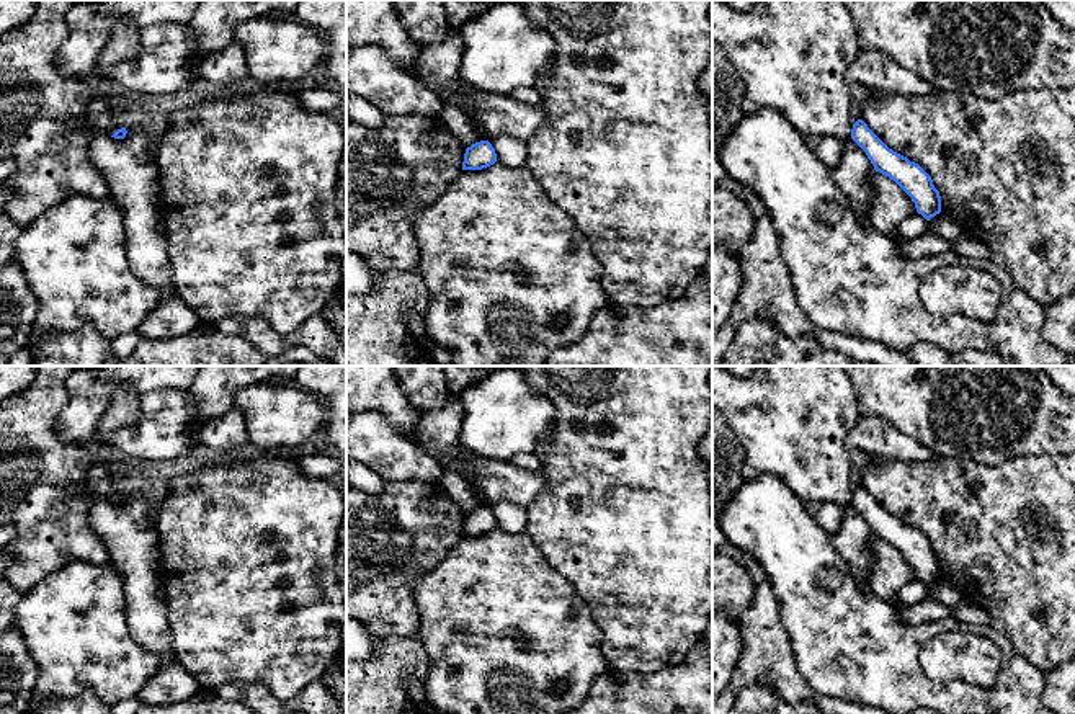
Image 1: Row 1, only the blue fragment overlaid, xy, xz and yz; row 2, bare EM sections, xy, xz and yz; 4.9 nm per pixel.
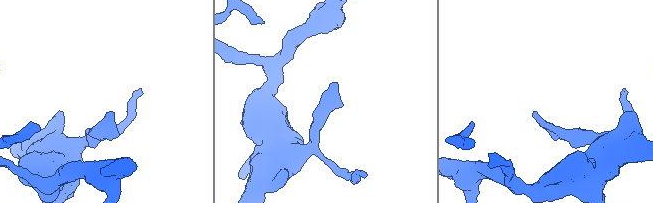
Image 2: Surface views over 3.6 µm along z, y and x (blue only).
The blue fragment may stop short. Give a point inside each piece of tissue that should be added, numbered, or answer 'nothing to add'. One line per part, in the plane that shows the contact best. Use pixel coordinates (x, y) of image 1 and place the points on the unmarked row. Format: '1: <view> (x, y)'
nothing to add

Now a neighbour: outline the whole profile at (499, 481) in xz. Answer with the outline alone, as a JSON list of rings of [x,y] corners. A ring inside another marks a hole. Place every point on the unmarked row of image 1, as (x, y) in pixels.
[[[479,461],[472,474],[488,503],[506,502],[515,506],[528,505],[546,489],[539,472],[516,469],[508,461]]]

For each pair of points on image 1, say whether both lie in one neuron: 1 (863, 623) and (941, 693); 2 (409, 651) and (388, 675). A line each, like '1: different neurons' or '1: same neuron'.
1: same neuron
2: same neuron

